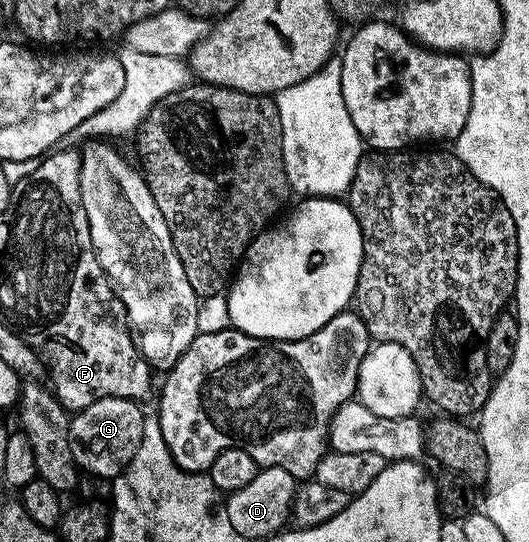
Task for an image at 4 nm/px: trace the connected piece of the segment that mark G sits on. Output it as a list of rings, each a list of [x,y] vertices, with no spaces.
[[[107,397],[92,403],[85,410],[74,412],[69,422],[69,438],[71,455],[78,470],[97,477],[120,477],[141,446],[146,414],[141,413],[140,408],[142,406],[138,402],[127,398]]]

